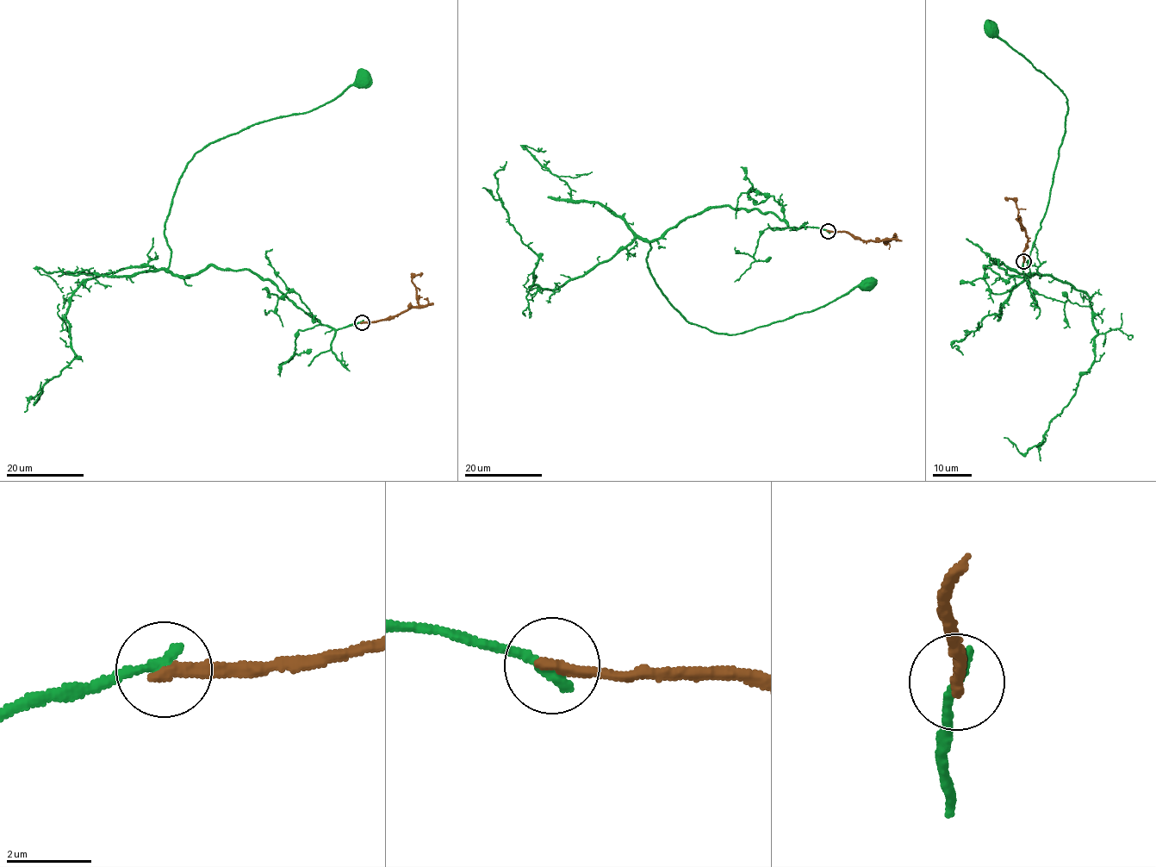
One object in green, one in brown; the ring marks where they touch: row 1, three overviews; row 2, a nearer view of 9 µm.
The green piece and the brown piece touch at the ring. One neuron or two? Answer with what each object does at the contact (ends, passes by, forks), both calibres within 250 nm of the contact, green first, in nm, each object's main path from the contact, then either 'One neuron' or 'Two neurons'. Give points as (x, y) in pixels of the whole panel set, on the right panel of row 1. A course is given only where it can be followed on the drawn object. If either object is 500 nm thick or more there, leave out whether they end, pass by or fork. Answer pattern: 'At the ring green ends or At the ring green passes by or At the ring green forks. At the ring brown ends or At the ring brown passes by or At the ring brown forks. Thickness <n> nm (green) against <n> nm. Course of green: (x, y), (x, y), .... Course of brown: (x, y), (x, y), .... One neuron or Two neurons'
At the ring green ends. At the ring brown ends. Thickness 280 nm (green) against 280 nm. Course of green: (1024, 260), (1020, 277), (991, 258), (1032, 274), (1030, 251), (1049, 201), (1066, 99), (991, 27). Course of brown: (1024, 261), (1022, 254), (1028, 240), (1020, 224), (1018, 208), (1013, 200), (1004, 196). Two neurons

